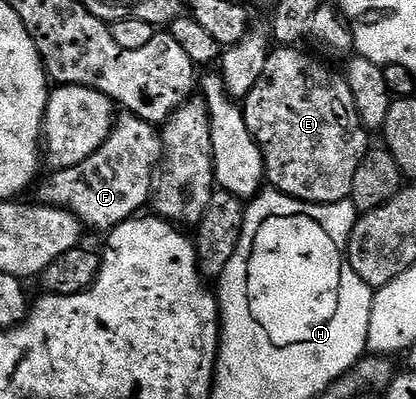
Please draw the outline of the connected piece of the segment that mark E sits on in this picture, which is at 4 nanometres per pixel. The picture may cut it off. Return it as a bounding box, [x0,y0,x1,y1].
[244,45,371,203]

